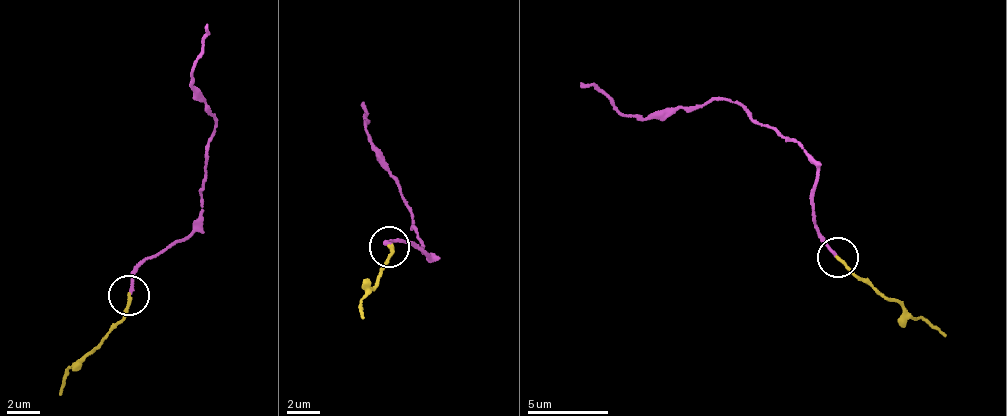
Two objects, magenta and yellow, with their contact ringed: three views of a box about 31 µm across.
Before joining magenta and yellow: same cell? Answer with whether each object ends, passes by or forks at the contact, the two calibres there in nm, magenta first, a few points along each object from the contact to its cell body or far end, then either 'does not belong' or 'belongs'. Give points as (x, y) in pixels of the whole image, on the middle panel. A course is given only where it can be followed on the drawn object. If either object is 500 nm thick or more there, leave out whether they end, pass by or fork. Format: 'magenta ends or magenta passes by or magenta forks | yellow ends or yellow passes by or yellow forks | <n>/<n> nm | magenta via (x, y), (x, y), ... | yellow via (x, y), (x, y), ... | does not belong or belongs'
magenta ends | yellow ends | 190/200 nm | magenta via (390, 245), (386, 243), (398, 240), (429, 256), (412, 214), (371, 142), (359, 104) | yellow via (390, 245), (363, 308), (363, 316) | belongs

